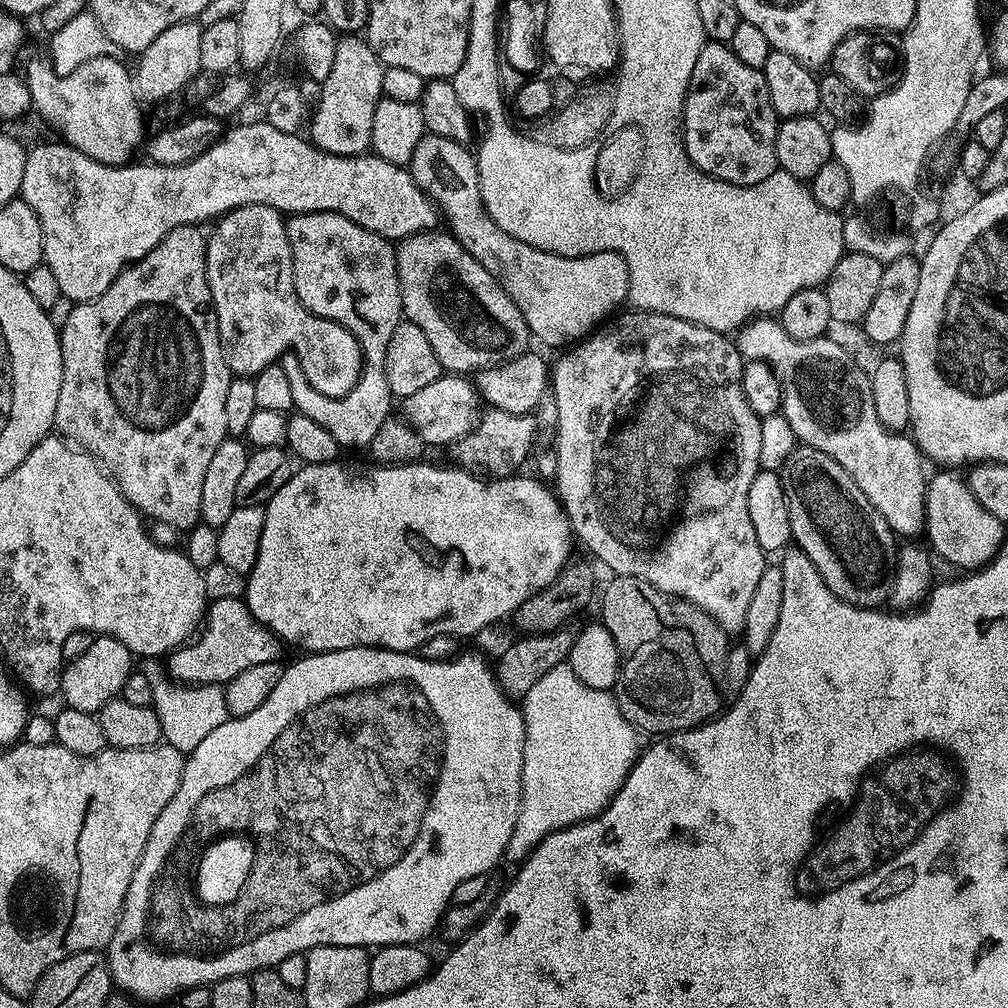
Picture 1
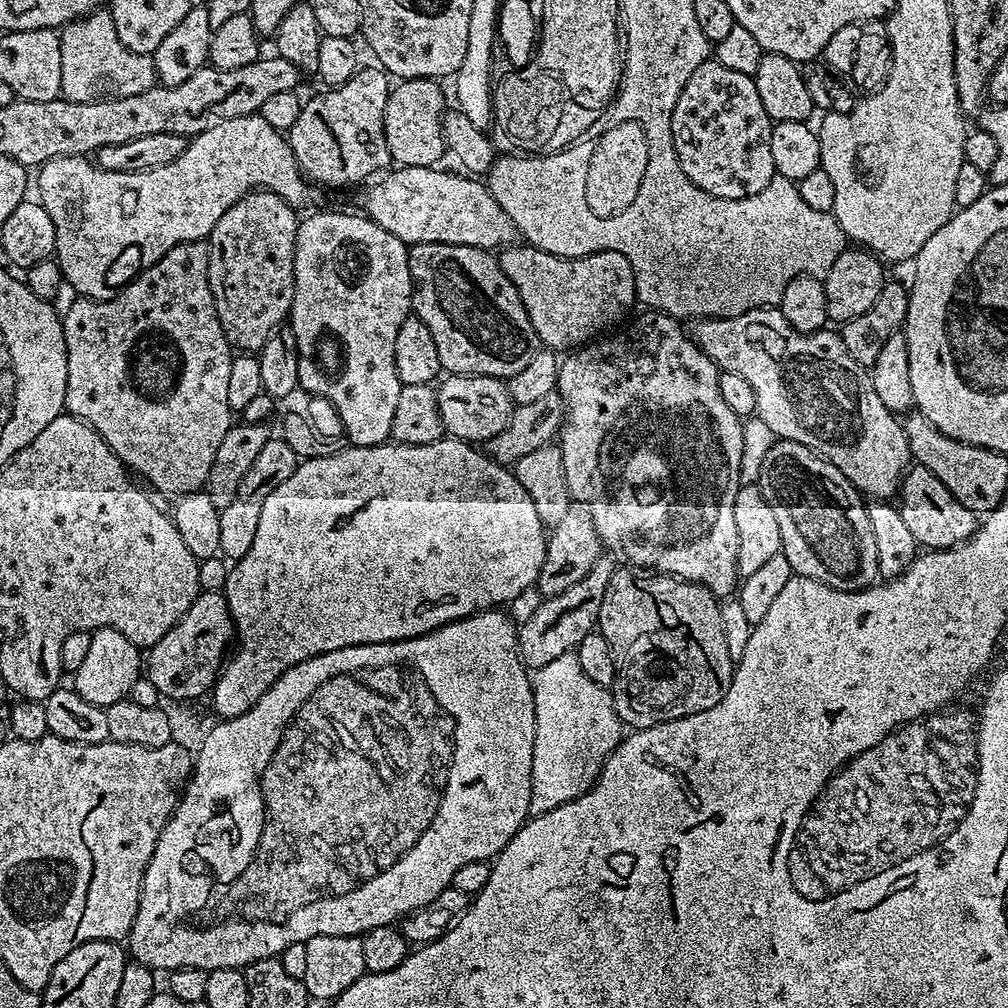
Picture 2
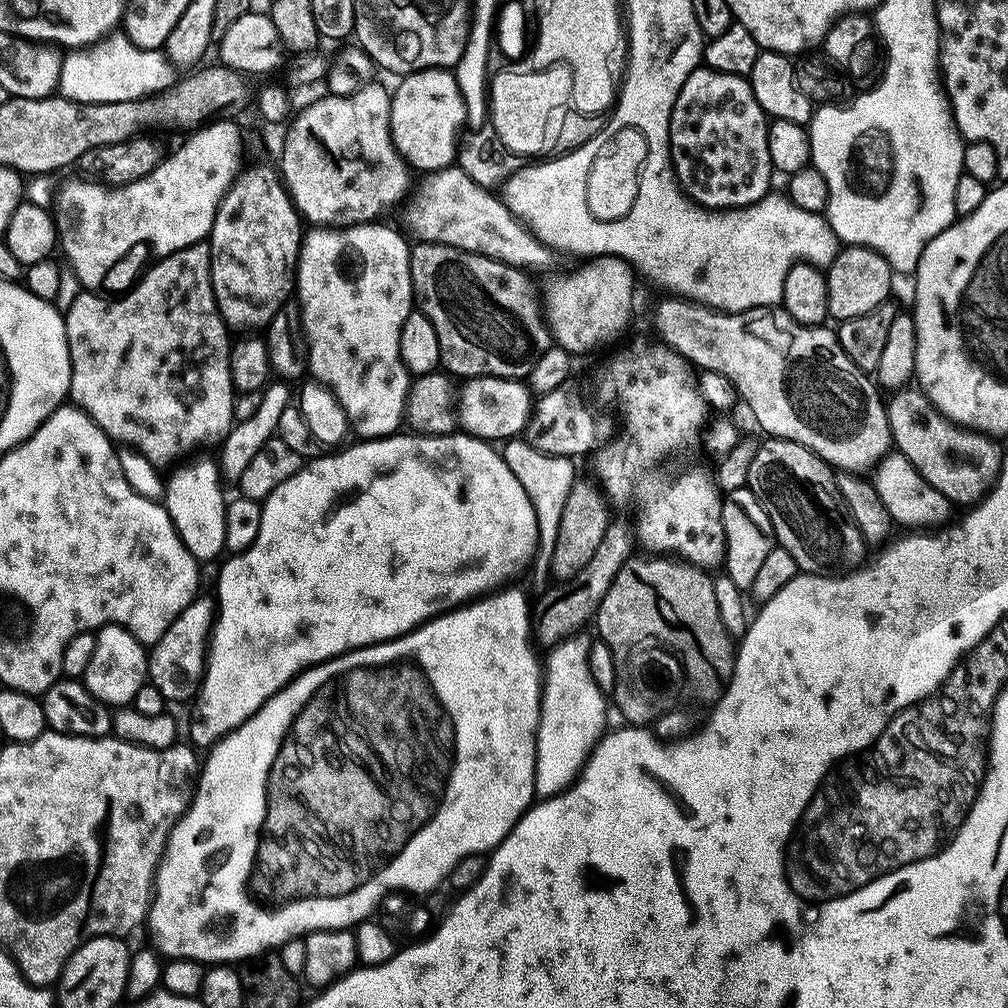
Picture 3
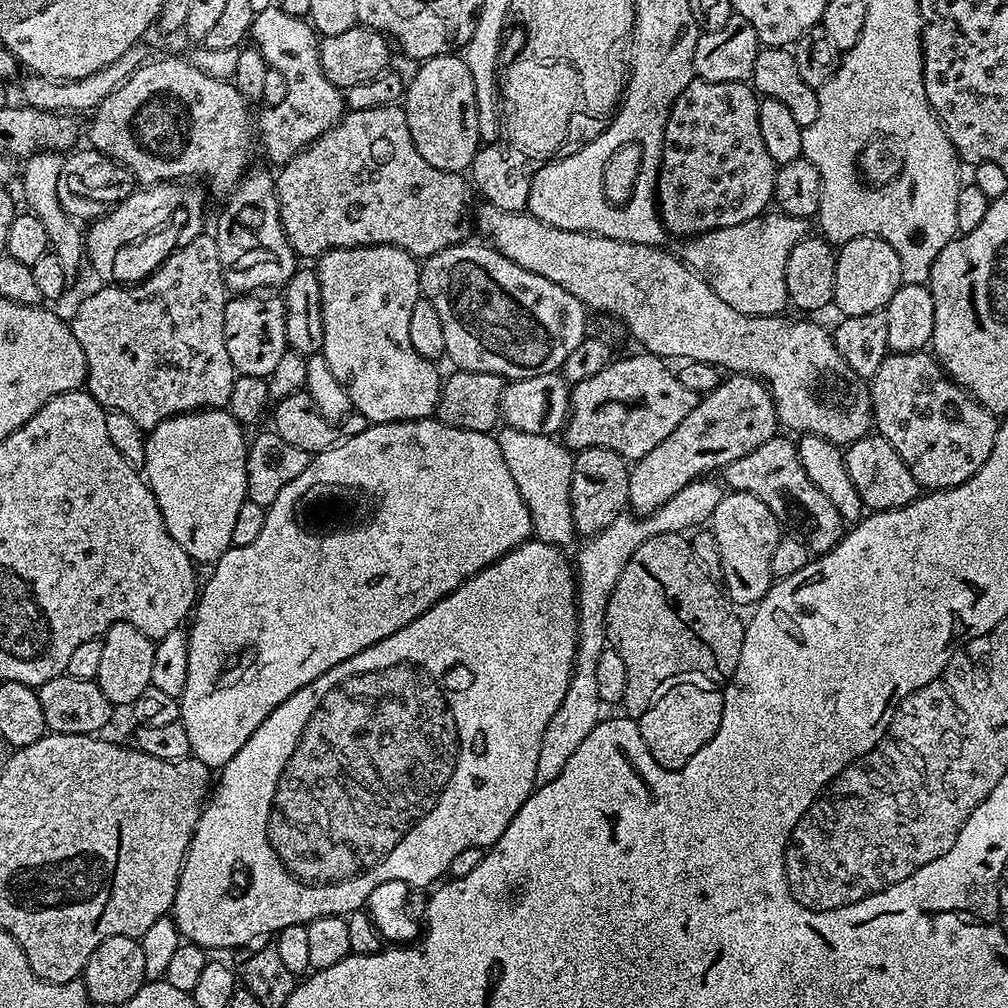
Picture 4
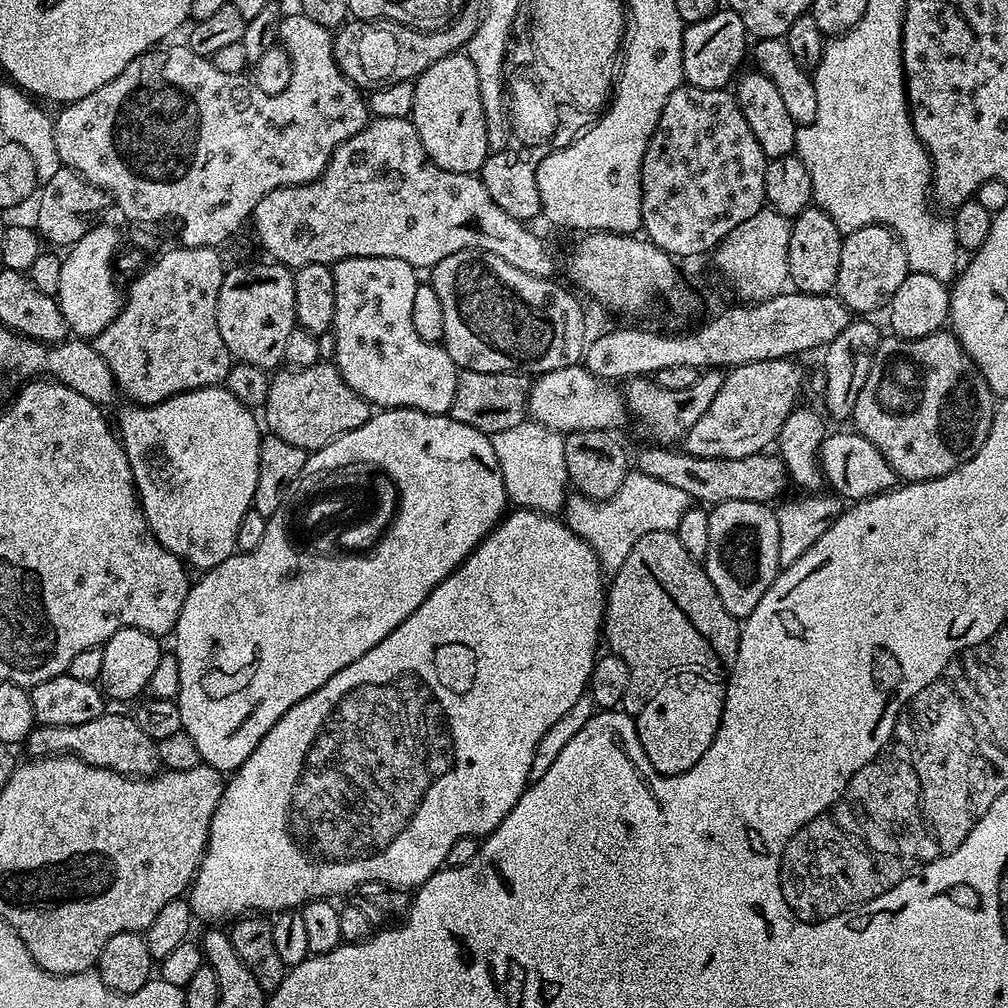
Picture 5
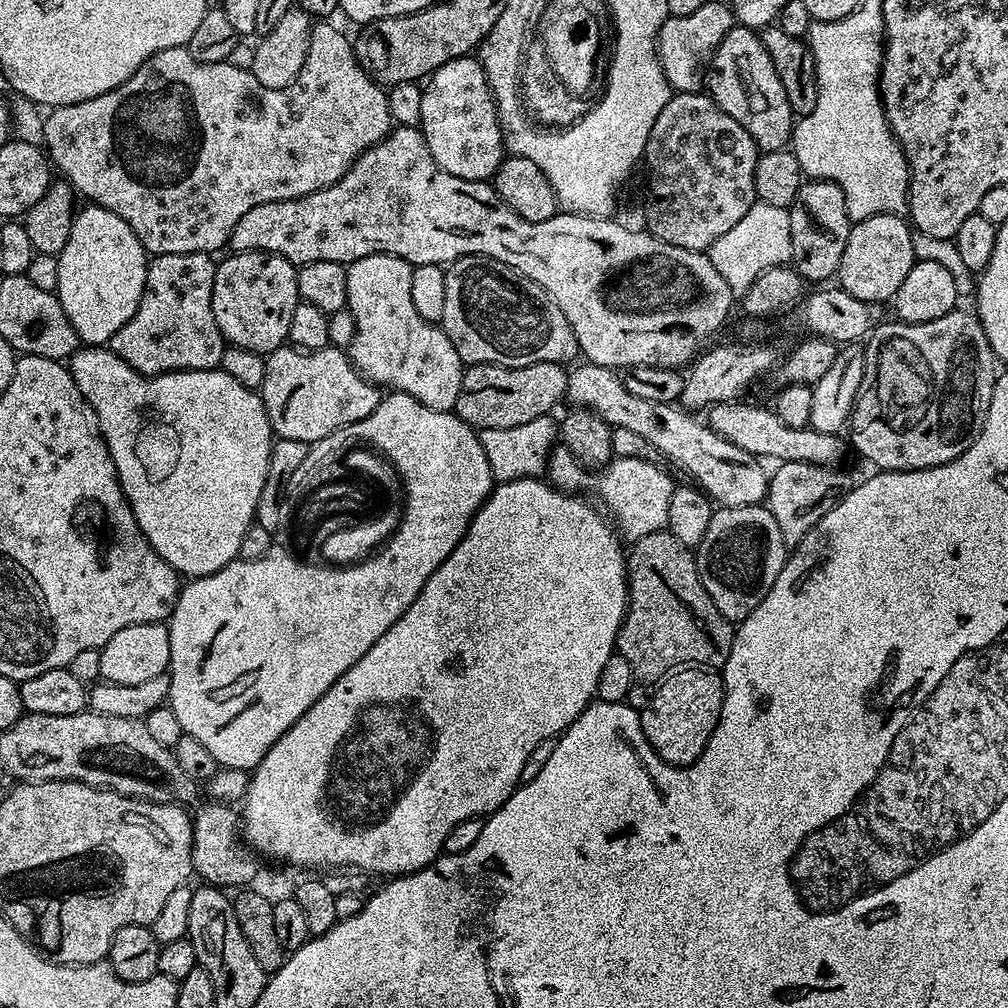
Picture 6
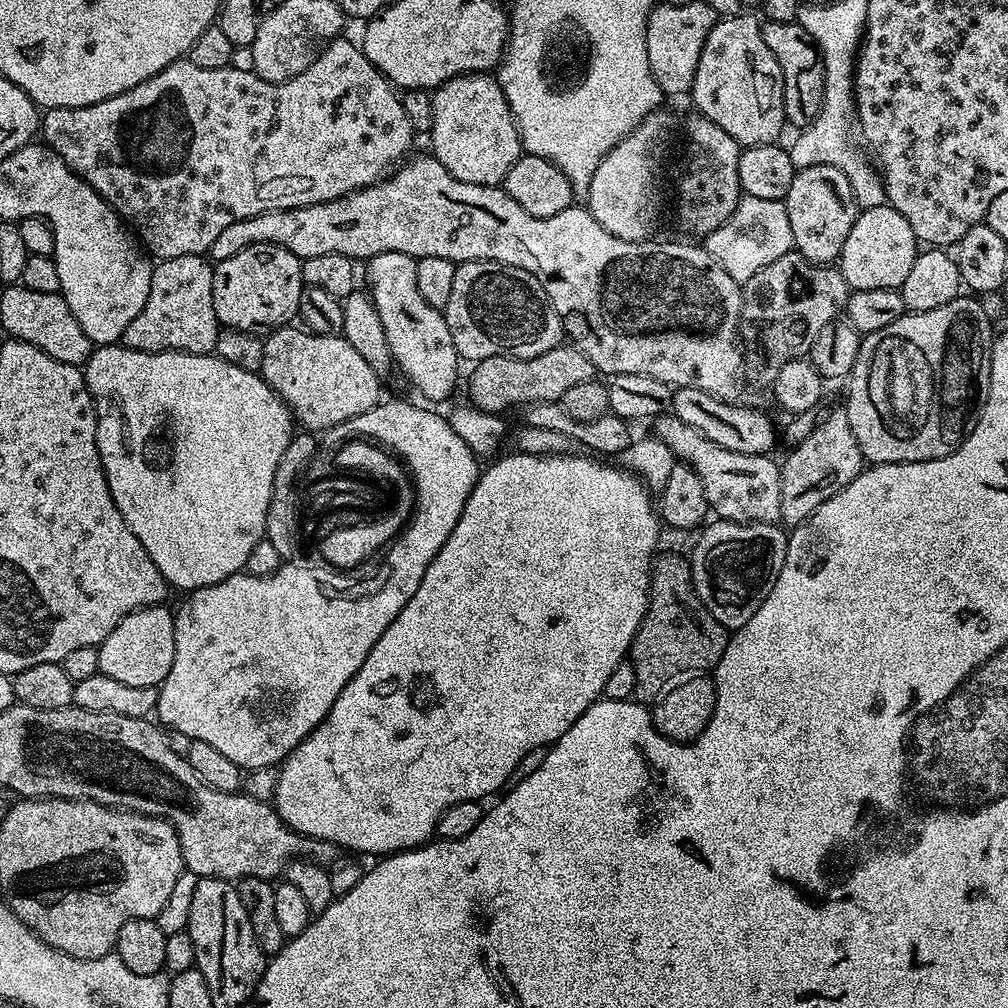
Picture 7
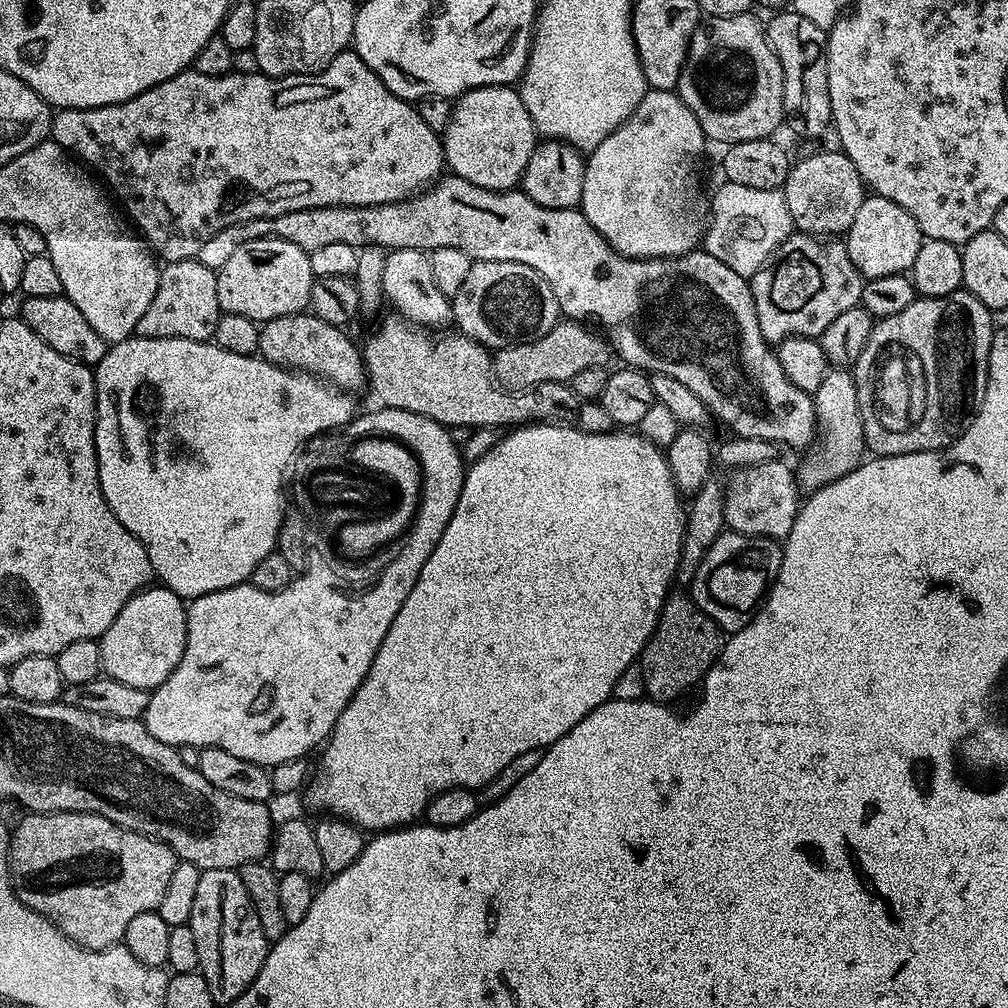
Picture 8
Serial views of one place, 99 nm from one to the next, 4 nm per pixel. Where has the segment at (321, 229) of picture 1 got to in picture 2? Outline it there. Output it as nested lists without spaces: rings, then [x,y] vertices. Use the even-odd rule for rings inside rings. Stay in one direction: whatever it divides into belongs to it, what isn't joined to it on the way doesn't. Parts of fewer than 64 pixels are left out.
[[[316,212],[305,220],[303,217],[296,225],[296,289],[287,323],[292,324],[290,339],[296,345],[298,382],[303,391],[317,392],[322,399],[332,403],[348,435],[347,443],[357,448],[385,443],[392,434],[394,410],[398,410],[398,394],[402,387],[394,366],[394,341],[398,339],[402,322],[406,322],[412,312],[408,249],[409,245],[382,230],[382,226],[363,214],[351,216],[348,212]],[[325,334],[335,338],[342,349],[342,363],[333,380],[323,367],[318,366],[318,345]]]

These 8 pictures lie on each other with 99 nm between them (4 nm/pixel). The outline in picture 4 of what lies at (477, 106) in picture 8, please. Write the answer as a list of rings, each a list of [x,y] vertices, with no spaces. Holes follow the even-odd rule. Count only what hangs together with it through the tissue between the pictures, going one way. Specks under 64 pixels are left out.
[[[463,55],[435,56],[423,61],[420,68],[407,81],[402,107],[408,123],[410,138],[430,162],[443,172],[463,173],[471,169],[476,149],[481,147],[481,109],[476,106],[474,78],[466,66]]]

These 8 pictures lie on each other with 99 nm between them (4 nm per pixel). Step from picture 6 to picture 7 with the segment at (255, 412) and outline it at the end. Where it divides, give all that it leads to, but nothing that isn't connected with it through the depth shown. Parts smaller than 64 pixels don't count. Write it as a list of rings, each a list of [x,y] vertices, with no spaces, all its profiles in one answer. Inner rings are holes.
[[[120,342],[93,347],[90,358],[82,365],[82,371],[96,407],[98,454],[104,467],[106,482],[110,486],[110,494],[122,518],[126,518],[126,526],[130,526],[130,530],[134,530],[134,538],[138,538],[138,542],[146,546],[146,554],[150,554],[165,582],[173,589],[195,590],[214,586],[237,572],[245,571],[250,550],[254,550],[254,546],[265,539],[266,510],[272,501],[274,474],[294,435],[292,412],[284,405],[280,395],[264,381],[259,372],[242,370],[242,366],[234,366],[234,362],[226,362],[215,354],[203,356],[189,352],[143,352],[125,348]]]

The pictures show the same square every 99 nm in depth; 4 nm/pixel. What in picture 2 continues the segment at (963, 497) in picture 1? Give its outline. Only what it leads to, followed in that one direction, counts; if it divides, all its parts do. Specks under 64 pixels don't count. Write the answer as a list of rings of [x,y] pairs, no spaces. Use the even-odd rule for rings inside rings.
[[[913,463],[904,473],[898,493],[898,507],[910,534],[914,534],[917,545],[925,549],[953,548],[976,535],[977,513],[962,506],[962,502],[954,499],[950,490],[946,490],[946,486],[942,486],[942,482],[938,482],[938,478],[934,478],[934,474],[930,474],[930,470],[921,464]]]

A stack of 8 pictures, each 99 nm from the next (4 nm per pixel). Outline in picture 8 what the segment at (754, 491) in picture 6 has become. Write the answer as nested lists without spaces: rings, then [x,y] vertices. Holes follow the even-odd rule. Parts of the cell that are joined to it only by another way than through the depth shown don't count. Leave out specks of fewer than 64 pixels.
[[[777,458],[767,460],[761,464],[755,464],[749,468],[738,468],[731,473],[732,476],[726,480],[724,488],[724,522],[731,531],[747,536],[761,536],[780,542],[790,534],[794,526],[794,518],[800,512],[802,503],[802,492],[798,487],[798,476],[788,464],[783,464],[783,459]]]

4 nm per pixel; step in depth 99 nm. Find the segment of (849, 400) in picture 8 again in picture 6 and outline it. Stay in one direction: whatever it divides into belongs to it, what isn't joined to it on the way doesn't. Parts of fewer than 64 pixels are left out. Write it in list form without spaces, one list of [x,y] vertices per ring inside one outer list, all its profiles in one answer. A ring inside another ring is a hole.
[[[786,460],[777,468],[780,469],[768,477],[766,507],[774,514],[774,522],[778,522],[785,544],[795,546],[843,498],[845,491],[853,487],[854,480],[840,466]]]

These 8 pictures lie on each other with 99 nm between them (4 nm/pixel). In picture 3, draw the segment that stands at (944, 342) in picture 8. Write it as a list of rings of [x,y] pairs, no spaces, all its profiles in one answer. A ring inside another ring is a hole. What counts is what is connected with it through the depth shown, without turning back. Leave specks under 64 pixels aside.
[[[901,387],[892,397],[887,397],[886,409],[888,412],[888,426],[892,431],[892,442],[895,451],[900,452],[918,470],[918,474],[926,480],[938,494],[942,494],[946,499],[952,501],[953,505],[971,505],[980,497],[985,495],[989,486],[995,481],[1000,472],[1000,462],[1002,453],[993,437],[977,432],[975,428],[967,428],[956,423],[948,416],[944,415],[932,404],[932,401],[924,394],[919,387]]]

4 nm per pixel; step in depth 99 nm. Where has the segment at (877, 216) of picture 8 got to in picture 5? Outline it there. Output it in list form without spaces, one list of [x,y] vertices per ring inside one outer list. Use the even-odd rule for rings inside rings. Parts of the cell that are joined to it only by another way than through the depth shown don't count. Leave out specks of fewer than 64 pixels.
[[[882,224],[862,226],[842,239],[842,258],[838,262],[834,292],[853,313],[872,314],[868,312],[887,309],[909,271],[906,250],[889,228]]]

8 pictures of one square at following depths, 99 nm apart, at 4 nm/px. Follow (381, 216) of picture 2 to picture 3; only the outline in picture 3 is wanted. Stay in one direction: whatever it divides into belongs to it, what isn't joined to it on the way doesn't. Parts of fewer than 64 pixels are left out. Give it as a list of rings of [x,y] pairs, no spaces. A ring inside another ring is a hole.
[[[458,166],[443,168],[441,172],[431,173],[428,180],[420,188],[420,201],[416,204],[416,232],[421,241],[429,244],[448,244],[458,250],[473,252],[491,260],[507,264],[510,268],[533,270],[532,268],[548,268],[552,264],[553,249],[544,244],[516,216],[504,203],[499,195],[493,191],[478,186]]]

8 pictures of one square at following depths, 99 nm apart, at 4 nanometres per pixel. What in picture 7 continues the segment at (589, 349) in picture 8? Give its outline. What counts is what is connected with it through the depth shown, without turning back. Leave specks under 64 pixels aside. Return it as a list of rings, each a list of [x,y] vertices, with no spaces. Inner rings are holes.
[[[562,342],[538,358],[514,358],[495,356],[475,361],[472,373],[468,376],[468,396],[474,409],[495,414],[504,414],[507,408],[523,409],[529,404],[550,404],[563,401],[566,390],[581,382],[593,379],[596,368],[571,343]]]

